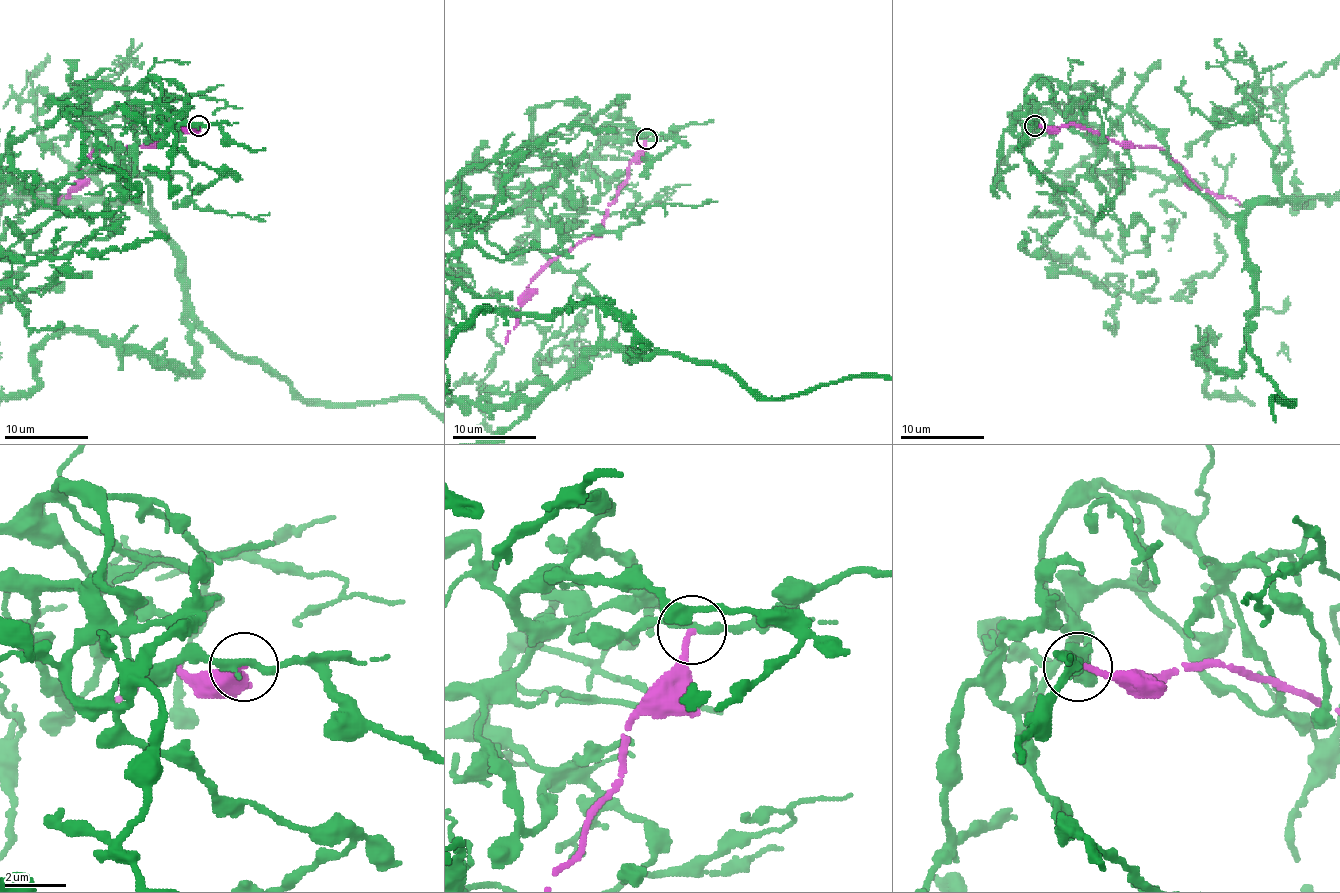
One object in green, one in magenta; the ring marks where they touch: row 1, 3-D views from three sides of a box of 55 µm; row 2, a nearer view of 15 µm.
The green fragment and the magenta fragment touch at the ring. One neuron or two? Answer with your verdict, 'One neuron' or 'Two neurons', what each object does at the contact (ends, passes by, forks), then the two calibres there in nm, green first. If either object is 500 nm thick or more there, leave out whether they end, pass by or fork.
Two neurons. At the ring green passes by. At the ring magenta ends. Thickness 240 nm (green) against 180 nm

